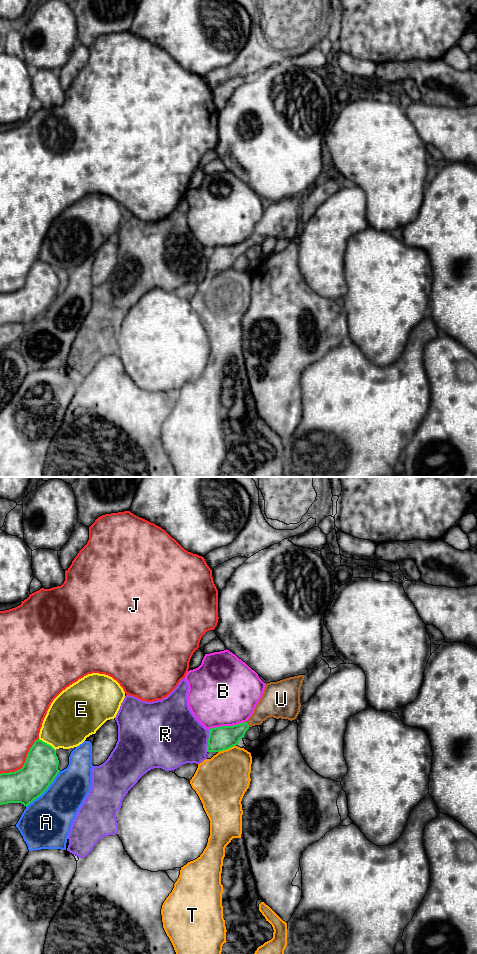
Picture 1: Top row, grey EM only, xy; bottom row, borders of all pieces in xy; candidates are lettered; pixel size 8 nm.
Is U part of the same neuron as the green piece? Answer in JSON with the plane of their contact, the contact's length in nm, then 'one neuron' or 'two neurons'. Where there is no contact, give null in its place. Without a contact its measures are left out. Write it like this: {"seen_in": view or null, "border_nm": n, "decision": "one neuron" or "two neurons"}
{"seen_in": "xy", "border_nm": 60, "decision": "one neuron"}

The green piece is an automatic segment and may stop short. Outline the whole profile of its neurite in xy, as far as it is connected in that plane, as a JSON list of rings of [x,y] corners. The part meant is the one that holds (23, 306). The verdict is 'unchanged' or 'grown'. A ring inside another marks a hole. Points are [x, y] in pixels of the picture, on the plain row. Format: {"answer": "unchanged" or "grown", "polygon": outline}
{"answer": "unchanged", "polygon": [[[38,259],[30,268],[23,287],[0,294],[0,325],[21,323],[28,326],[40,317],[60,290],[56,270]]]}

